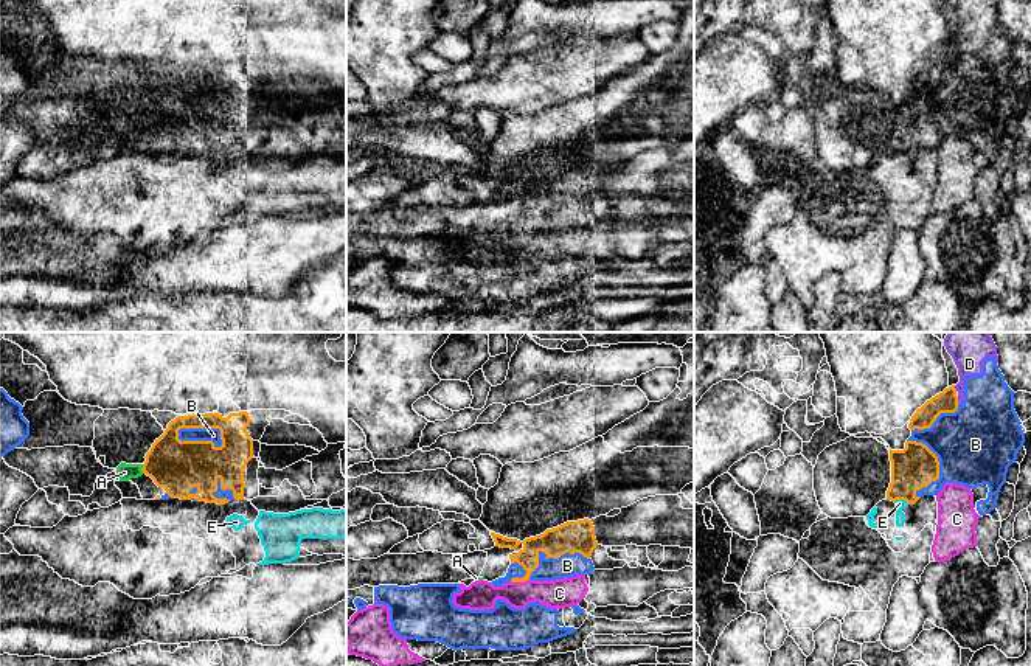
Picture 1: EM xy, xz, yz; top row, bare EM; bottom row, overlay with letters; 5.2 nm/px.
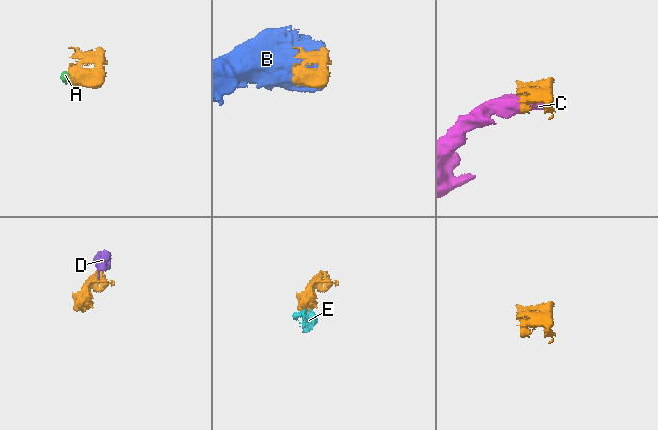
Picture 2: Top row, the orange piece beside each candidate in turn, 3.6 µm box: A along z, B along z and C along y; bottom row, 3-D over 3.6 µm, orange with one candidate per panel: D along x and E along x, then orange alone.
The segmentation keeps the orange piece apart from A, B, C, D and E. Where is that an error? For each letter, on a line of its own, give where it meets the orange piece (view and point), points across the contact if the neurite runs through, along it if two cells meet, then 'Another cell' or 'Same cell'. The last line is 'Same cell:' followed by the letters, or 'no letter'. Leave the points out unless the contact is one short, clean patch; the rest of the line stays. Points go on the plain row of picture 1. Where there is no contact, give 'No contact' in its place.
A: Touches orange at xy (142, 121). Path across: xy (177, 118), (142, 121), (124, 124). Same cell
B: Touches orange at xy (197, 93). Another cell
C: Touches orange at xz (519, 233). Boundary: xz (528, 232), (511, 235). Another cell
D: Touches orange at yz (957, 52). Another cell
E: Touches orange at yz (902, 151). Boundary: yz (895, 152), (909, 156). Another cell
Same cell: A

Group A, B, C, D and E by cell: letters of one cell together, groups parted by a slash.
A / B D / C / E

